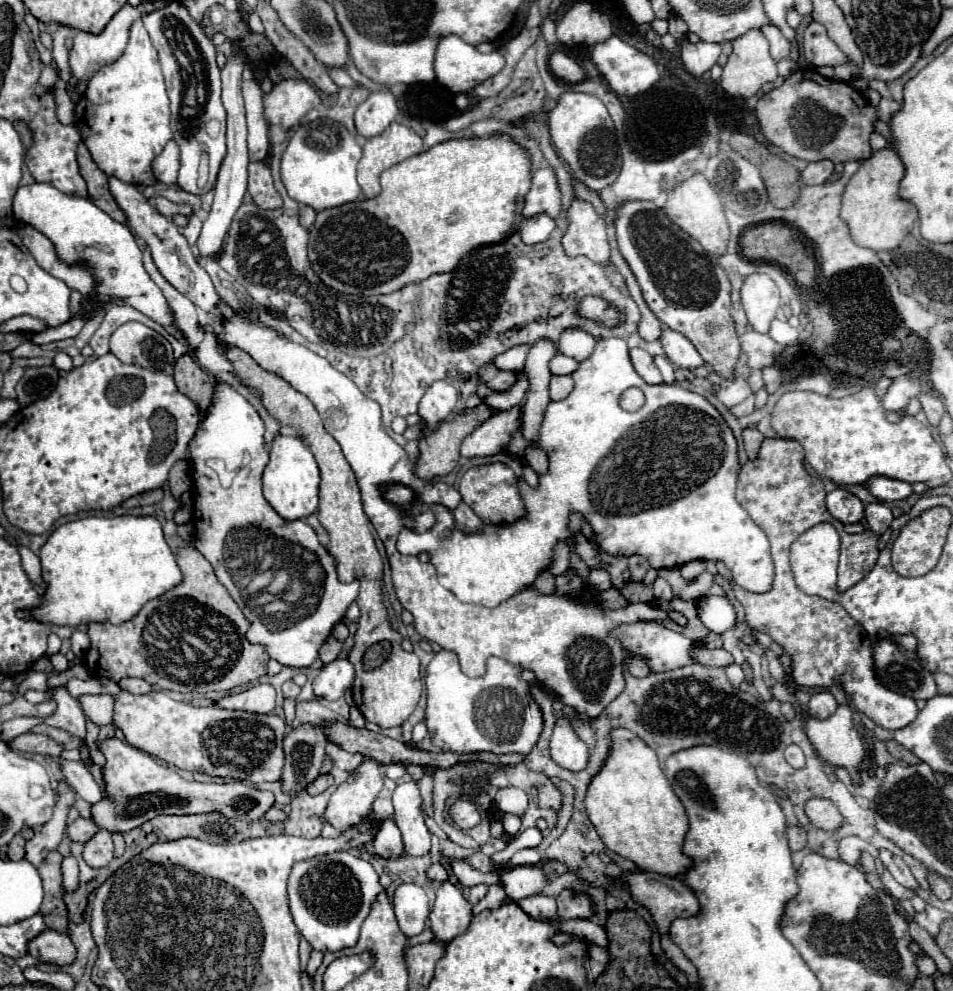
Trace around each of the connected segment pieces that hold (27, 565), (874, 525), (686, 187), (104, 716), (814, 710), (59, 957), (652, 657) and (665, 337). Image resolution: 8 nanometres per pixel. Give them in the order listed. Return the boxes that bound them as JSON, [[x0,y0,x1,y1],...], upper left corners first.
[[17,546,45,588],[865,502,893,536],[663,174,729,256],[79,694,115,726],[809,692,837,718],[29,930,75,966],[611,622,693,672],[661,328,705,368]]

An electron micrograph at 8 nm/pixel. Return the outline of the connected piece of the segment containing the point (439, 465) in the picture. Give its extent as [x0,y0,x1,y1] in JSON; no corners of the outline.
[415,404,491,480]

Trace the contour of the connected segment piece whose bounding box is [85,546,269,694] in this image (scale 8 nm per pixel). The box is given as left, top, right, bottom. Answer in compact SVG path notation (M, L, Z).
M181 546L177 548L177 566L183 572L181 584L161 594L159 598L149 600L135 618L117 626L111 622L89 624L91 648L85 654L87 668L93 672L95 664L101 674L107 674L115 682L119 682L125 676L135 676L147 680L153 686L159 686L161 690L197 694L205 694L211 690L231 690L235 686L243 686L265 676L269 662L267 652L263 650L263 646L247 642L245 632L249 628L249 622L243 618L243 612L227 594L225 586L221 586L215 578L211 564L195 548Z

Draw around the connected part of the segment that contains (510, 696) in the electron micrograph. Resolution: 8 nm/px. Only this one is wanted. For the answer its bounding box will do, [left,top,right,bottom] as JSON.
[425,650,543,754]

